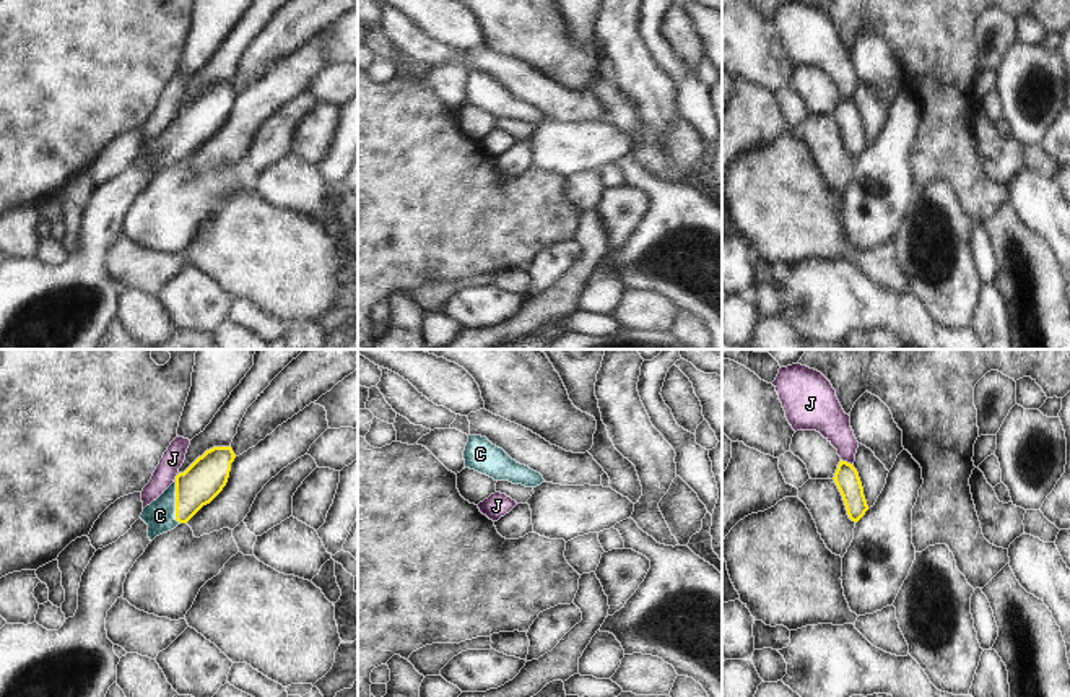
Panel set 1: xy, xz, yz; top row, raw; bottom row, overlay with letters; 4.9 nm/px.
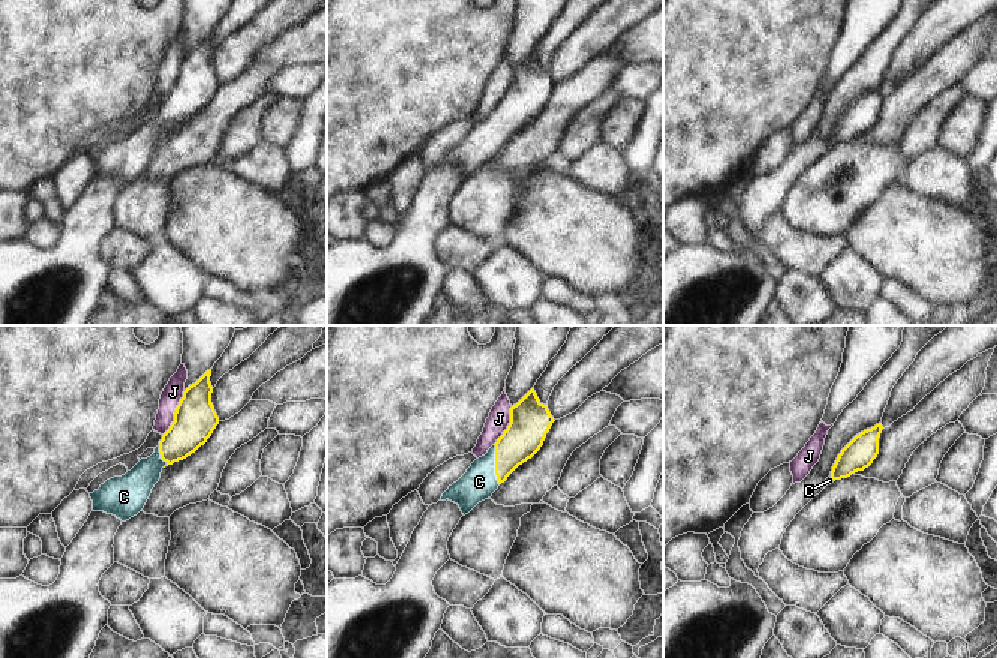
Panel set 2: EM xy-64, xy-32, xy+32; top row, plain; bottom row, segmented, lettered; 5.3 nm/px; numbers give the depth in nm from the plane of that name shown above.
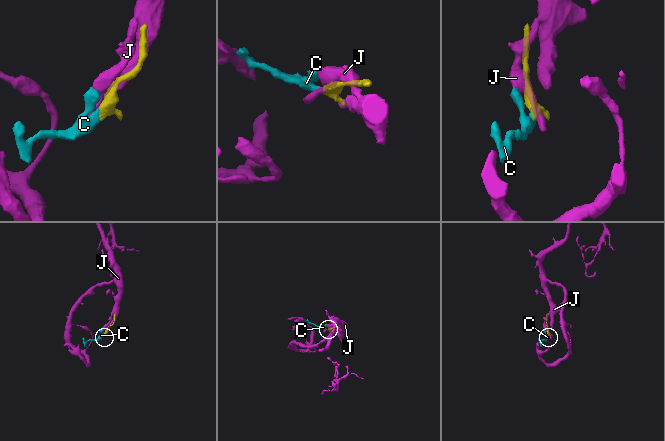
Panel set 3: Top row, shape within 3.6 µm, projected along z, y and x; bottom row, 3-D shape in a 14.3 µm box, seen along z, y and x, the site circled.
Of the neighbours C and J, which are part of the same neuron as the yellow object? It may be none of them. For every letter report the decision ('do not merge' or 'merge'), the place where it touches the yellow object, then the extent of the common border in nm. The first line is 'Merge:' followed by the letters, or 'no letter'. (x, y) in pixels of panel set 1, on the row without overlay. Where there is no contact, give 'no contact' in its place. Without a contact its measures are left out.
Merge: C
C: merge | xy (176, 140) | 200 nm
J: do not merge | yz (846, 98) | 70 nm

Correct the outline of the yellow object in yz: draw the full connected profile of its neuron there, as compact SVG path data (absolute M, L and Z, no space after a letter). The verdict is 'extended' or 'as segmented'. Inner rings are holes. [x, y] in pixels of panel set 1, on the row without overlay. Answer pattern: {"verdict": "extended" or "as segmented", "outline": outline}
{"verdict": "as segmented", "outline": "M841 96L833 115L842 132L849 154L857 159L868 146L857 106Z"}

